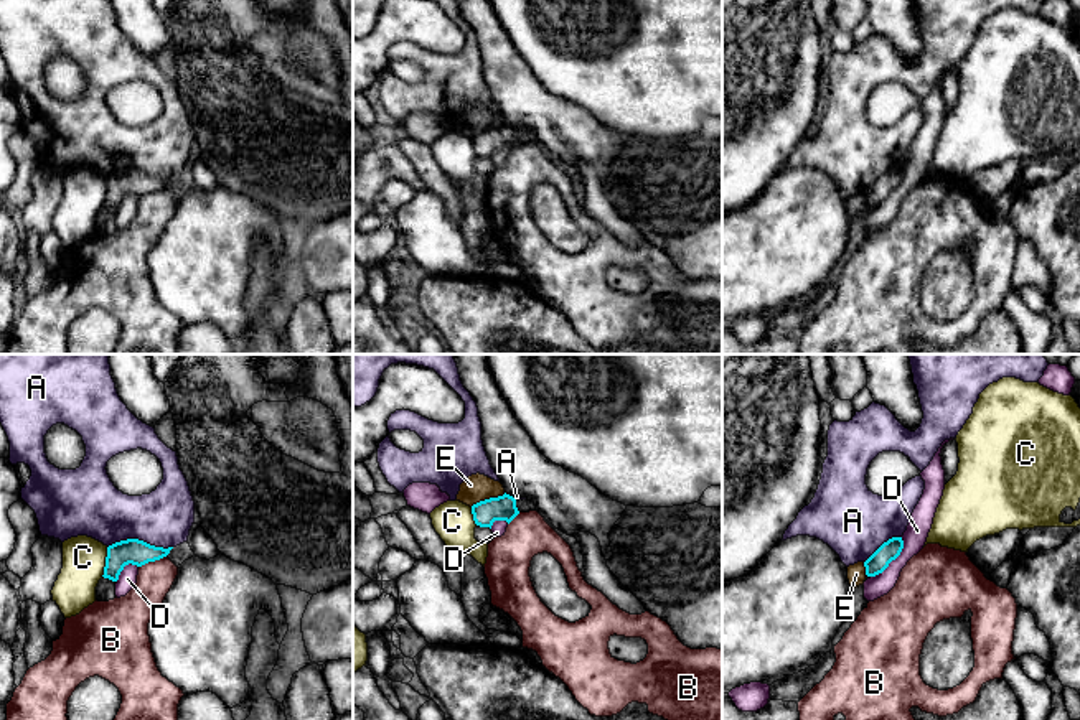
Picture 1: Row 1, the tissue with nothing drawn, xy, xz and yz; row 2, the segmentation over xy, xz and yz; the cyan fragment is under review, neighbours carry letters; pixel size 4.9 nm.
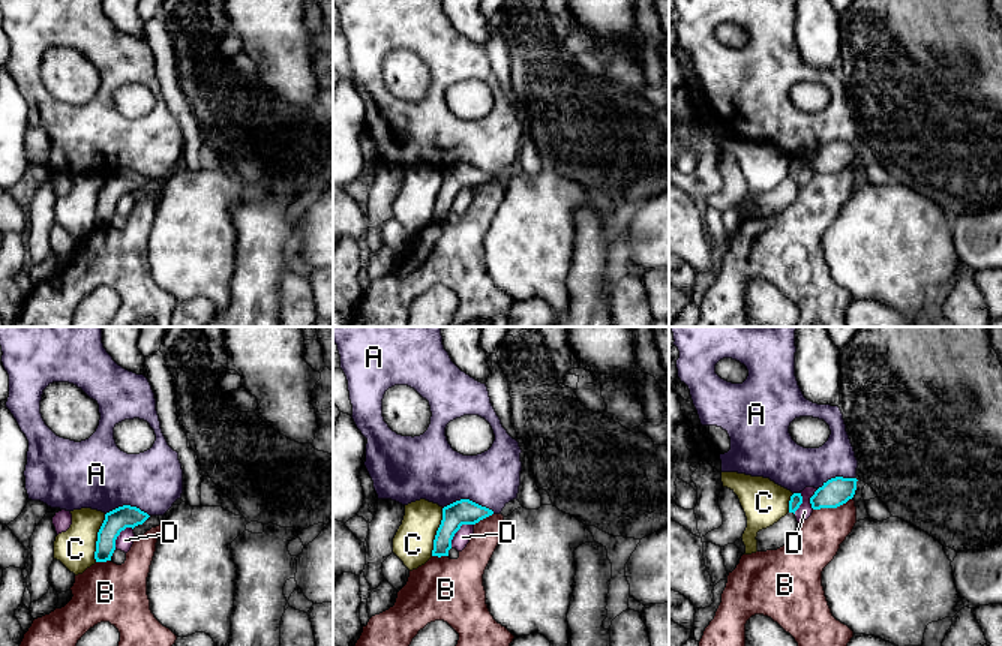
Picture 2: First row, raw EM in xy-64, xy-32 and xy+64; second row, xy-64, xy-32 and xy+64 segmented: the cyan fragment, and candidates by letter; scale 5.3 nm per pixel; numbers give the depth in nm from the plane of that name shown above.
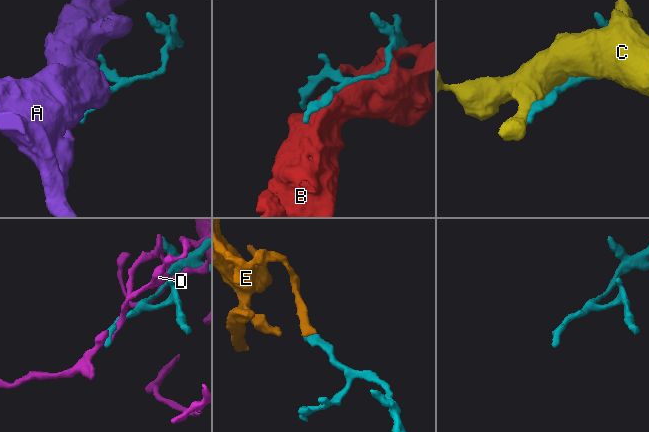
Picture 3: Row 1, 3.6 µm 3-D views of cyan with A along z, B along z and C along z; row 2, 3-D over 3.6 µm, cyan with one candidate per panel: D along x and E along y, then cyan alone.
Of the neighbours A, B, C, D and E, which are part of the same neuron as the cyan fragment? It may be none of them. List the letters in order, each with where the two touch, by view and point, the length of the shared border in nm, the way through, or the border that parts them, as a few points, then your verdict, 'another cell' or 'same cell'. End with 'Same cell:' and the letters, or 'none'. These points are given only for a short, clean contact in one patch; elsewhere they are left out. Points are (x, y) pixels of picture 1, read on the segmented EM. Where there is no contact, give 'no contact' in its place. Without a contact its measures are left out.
A: contact xy (139, 541); length 320 nm; another cell
B: contact xy (152, 561); length 150 nm; another cell
C: contact xy (106, 562); length 150 nm; another cell
D: contact yz (892, 559); length 260 nm; another cell
E: contact xz (487, 500); length 190 nm; border xz (505, 493), (480, 500), (470, 506); another cell
Same cell: none

